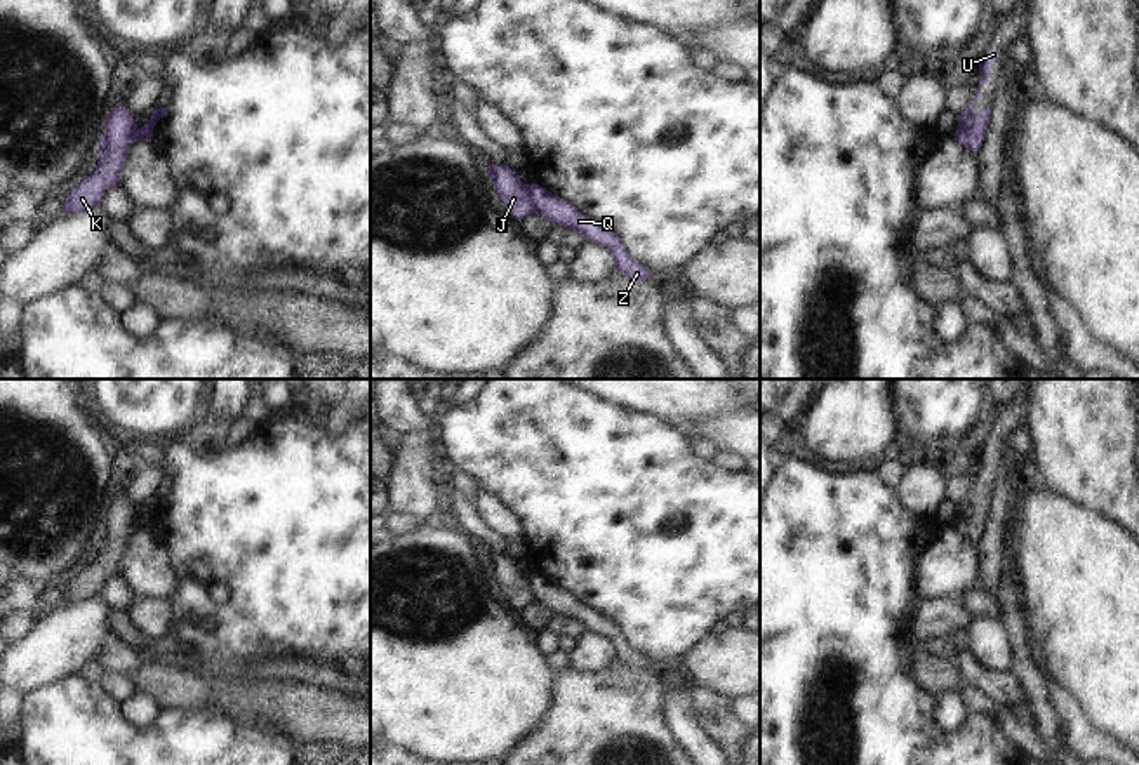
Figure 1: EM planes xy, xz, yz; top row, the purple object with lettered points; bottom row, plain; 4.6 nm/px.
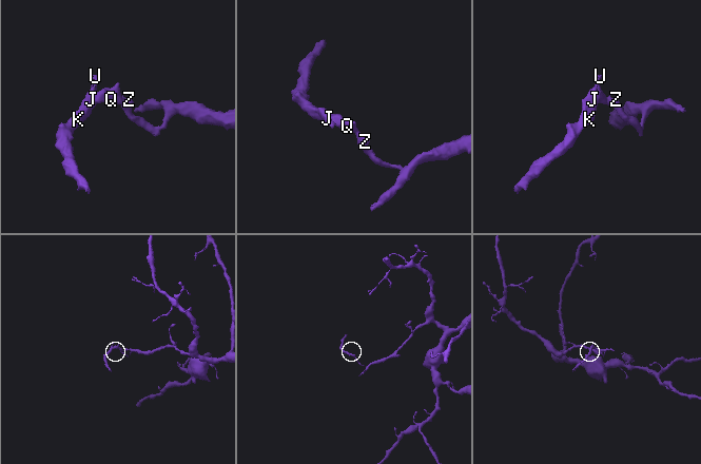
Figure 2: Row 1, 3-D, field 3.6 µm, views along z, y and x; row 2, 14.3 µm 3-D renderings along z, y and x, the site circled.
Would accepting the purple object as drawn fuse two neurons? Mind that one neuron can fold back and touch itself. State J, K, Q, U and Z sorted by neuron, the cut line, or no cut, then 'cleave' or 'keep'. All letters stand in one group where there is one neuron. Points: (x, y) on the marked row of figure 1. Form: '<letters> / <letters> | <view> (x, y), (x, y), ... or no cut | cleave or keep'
J K U / Q Z | xz (527, 185), (534, 211) | cleave

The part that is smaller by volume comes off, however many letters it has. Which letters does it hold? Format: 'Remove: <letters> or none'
Remove: J, K, U

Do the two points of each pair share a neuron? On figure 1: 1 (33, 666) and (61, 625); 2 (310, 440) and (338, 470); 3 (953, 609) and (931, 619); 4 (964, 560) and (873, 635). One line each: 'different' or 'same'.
1: same
2: same
3: same
4: different

